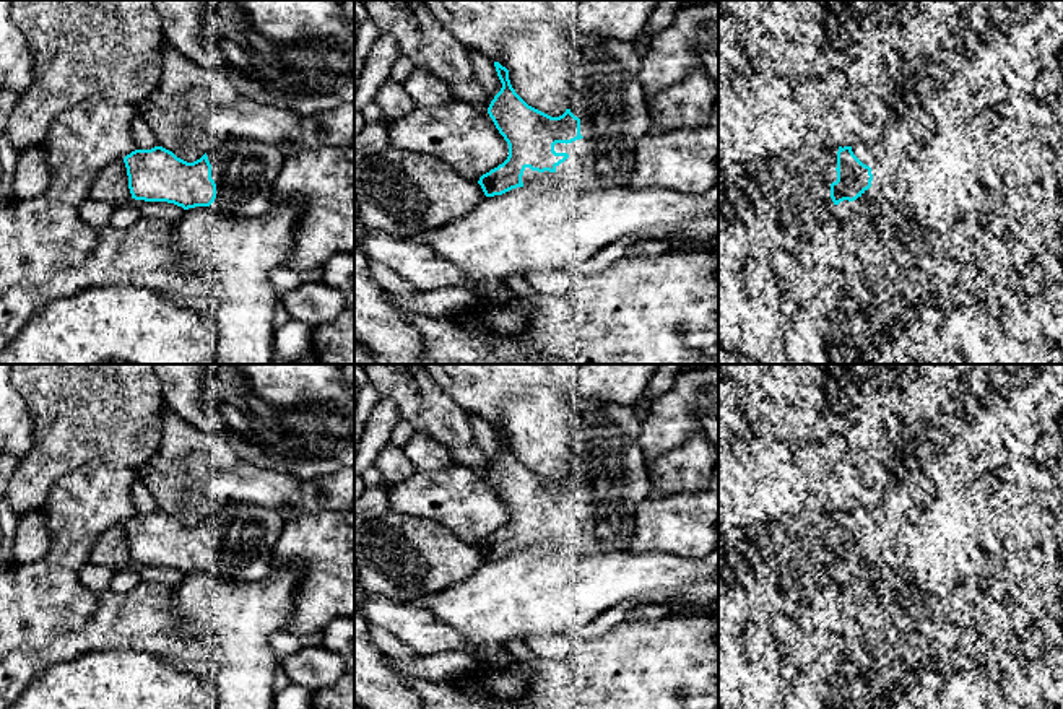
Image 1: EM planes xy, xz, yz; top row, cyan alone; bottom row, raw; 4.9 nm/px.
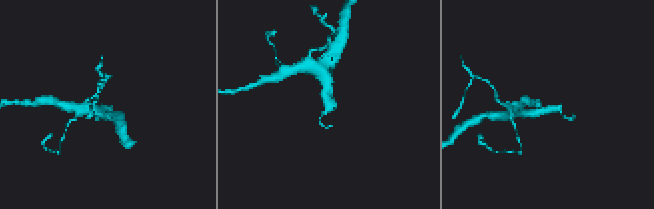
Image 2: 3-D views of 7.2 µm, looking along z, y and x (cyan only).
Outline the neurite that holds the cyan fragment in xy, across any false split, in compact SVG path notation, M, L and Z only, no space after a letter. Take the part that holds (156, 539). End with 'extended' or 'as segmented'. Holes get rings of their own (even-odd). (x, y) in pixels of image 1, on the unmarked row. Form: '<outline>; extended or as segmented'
M231 502L187 527L154 511L124 522L132 563L167 566L184 574L210 571L228 582L254 584L270 571L286 515Z; extended

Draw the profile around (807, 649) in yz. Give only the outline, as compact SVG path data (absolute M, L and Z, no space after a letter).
M792 598L782 613L767 621L767 626L792 673L819 676L835 670L835 647L827 631L814 624L801 598Z

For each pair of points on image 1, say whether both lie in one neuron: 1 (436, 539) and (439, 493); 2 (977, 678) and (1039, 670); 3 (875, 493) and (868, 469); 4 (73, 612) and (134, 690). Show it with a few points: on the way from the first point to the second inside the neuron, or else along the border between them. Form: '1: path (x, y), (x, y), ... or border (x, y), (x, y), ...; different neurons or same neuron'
1: border (400, 514), (433, 519), (470, 545); different neurons
2: border (995, 678), (1002, 691); different neurons
3: path (875, 487), (873, 475); same neuron
4: border (142, 651), (86, 651), (65, 661); different neurons

